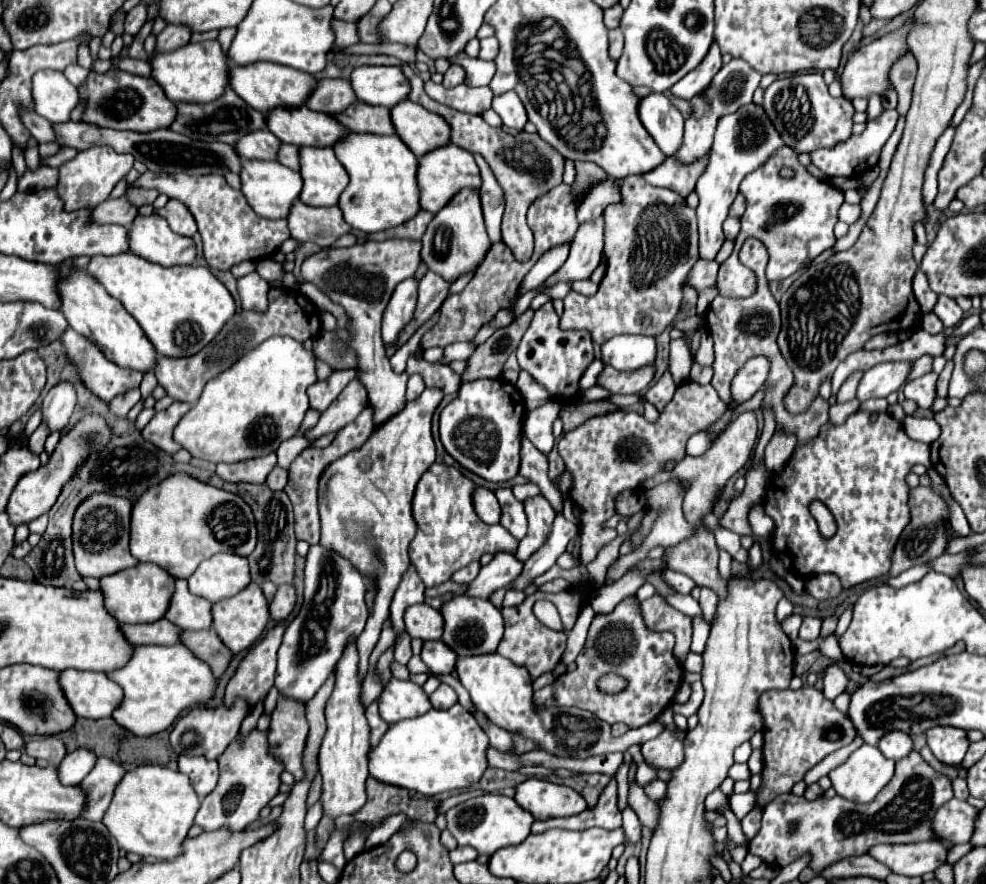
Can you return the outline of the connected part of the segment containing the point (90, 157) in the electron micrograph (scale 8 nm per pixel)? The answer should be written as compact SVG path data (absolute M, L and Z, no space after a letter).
M91 146L79 152L75 158L67 160L59 166L59 180L57 180L57 194L65 204L65 210L83 210L93 208L109 198L115 184L133 168L131 154L117 154L111 146Z

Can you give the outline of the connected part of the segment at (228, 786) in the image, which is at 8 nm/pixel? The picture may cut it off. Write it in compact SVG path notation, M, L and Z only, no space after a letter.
M253 730L243 742L233 740L229 750L225 750L225 754L219 758L219 784L213 794L203 798L201 808L195 816L195 824L199 824L203 830L219 830L227 826L231 832L235 832L259 818L261 808L267 806L267 802L277 794L281 784L279 774L283 772L283 766L269 756L267 746L267 732L259 730Z

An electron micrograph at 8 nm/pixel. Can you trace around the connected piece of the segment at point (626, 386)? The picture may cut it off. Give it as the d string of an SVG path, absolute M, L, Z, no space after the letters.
M605 366L597 376L597 386L609 390L611 394L641 394L653 380L655 366L649 370L635 370L633 374L621 374L613 366Z

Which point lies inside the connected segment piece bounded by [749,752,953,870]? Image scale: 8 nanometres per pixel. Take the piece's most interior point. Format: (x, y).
(830, 828)

